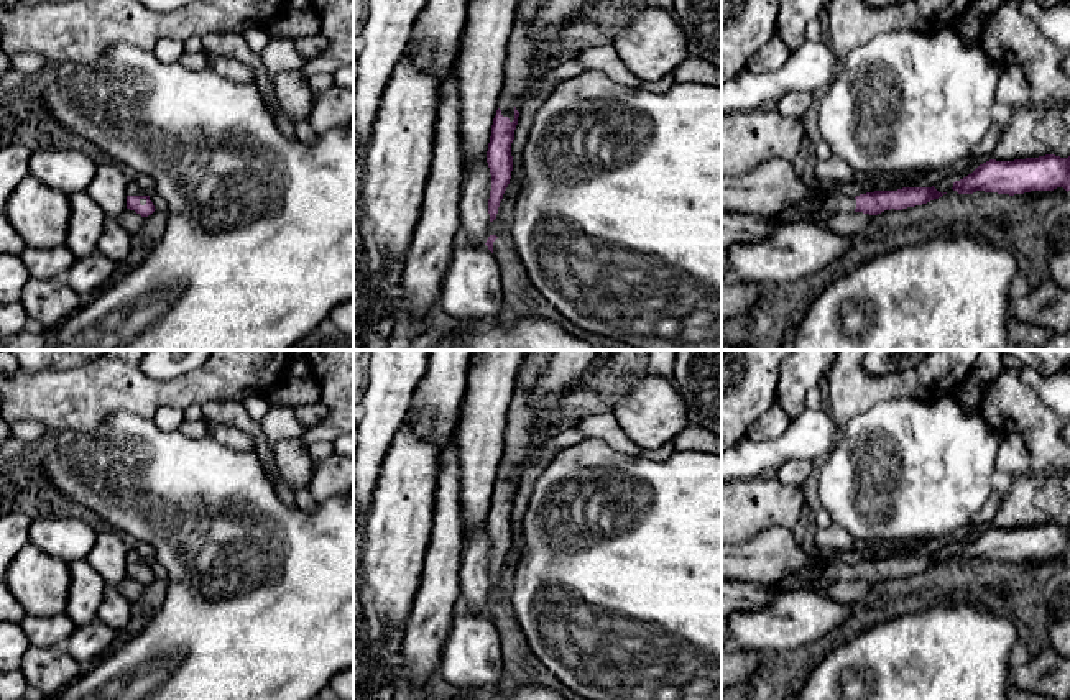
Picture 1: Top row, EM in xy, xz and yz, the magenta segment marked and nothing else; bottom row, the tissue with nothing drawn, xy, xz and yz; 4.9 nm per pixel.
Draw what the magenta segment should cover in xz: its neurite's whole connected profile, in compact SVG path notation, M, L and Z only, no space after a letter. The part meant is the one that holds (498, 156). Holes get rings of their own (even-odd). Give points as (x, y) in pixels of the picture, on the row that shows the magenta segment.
M524 0L513 26L505 62L503 90L500 107L493 118L491 136L487 151L487 163L491 174L491 191L488 199L490 222L496 219L500 202L510 184L513 171L511 143L518 125L519 112L514 102L531 85L537 72L537 41L544 38L533 31L529 23L544 0Z

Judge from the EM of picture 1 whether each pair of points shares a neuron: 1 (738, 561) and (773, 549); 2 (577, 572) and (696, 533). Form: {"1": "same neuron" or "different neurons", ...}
{"1": "same neuron", "2": "same neuron"}

